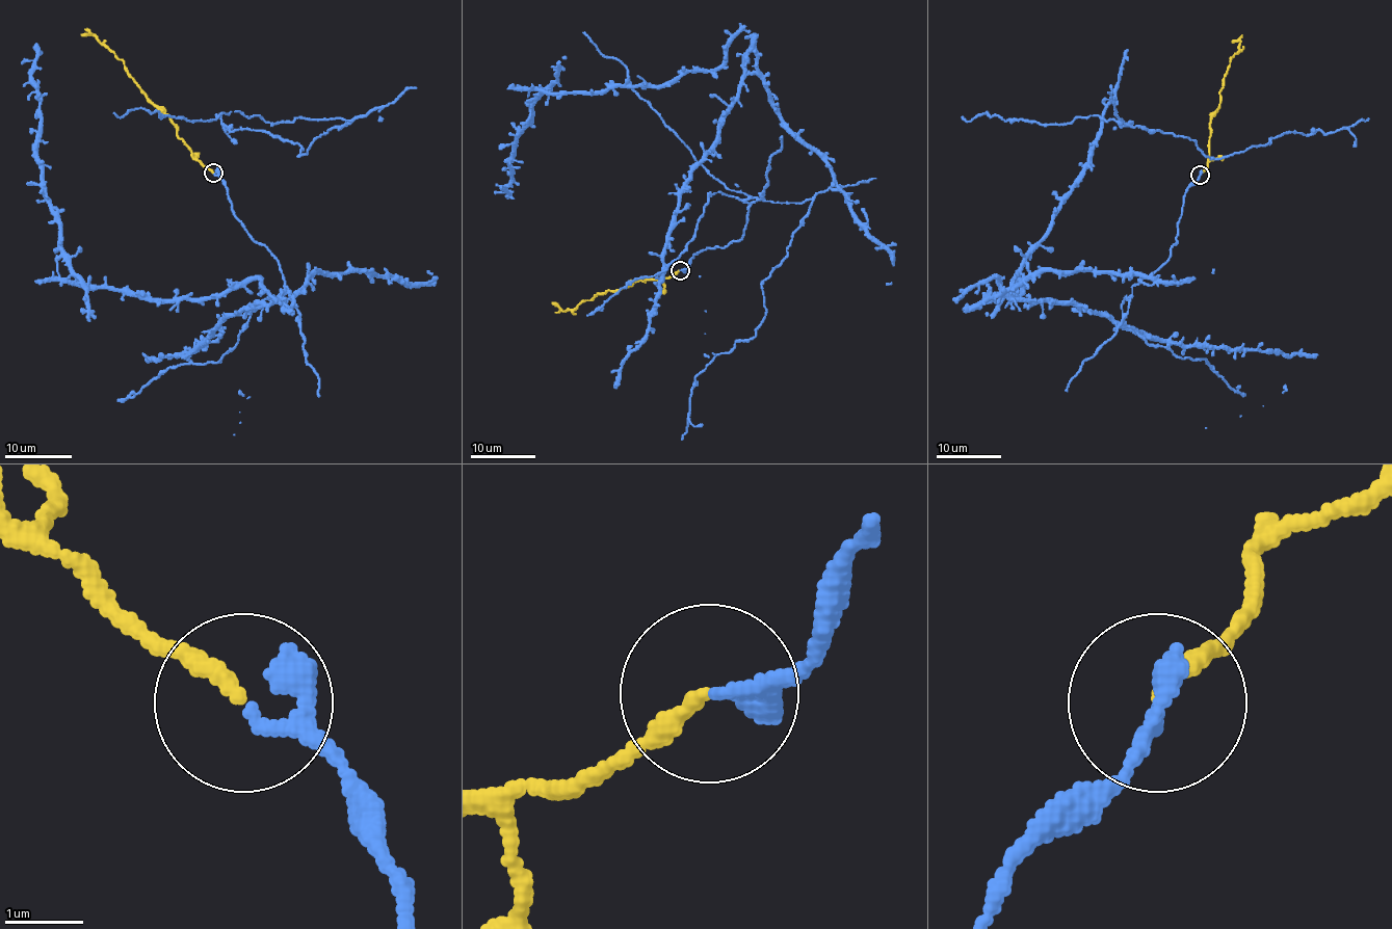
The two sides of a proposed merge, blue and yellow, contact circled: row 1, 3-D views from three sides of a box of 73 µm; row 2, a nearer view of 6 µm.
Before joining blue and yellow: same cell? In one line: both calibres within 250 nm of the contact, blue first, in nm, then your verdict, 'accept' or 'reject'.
calibres 130 and 220 nm; accept

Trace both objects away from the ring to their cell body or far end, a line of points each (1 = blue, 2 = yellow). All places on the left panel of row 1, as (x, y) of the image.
1: (213, 174), (289, 296), (187, 364), (227, 318), (285, 302), (255, 280), (191, 299), (75, 281), (34, 44)
2: (213, 174), (192, 156), (191, 150), (178, 136), (176, 125), (148, 98), (124, 62), (94, 35), (81, 33)

